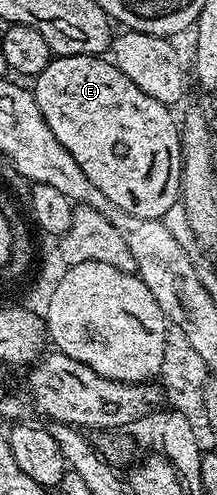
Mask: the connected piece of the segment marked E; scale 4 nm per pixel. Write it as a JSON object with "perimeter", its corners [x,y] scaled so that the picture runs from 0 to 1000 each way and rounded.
{"perimeter":[[[442,111],[230,119],[143,182],[272,293],[364,325],[401,366],[585,430],[747,444],[834,392],[834,267],[774,214],[659,188],[535,129]]]}

